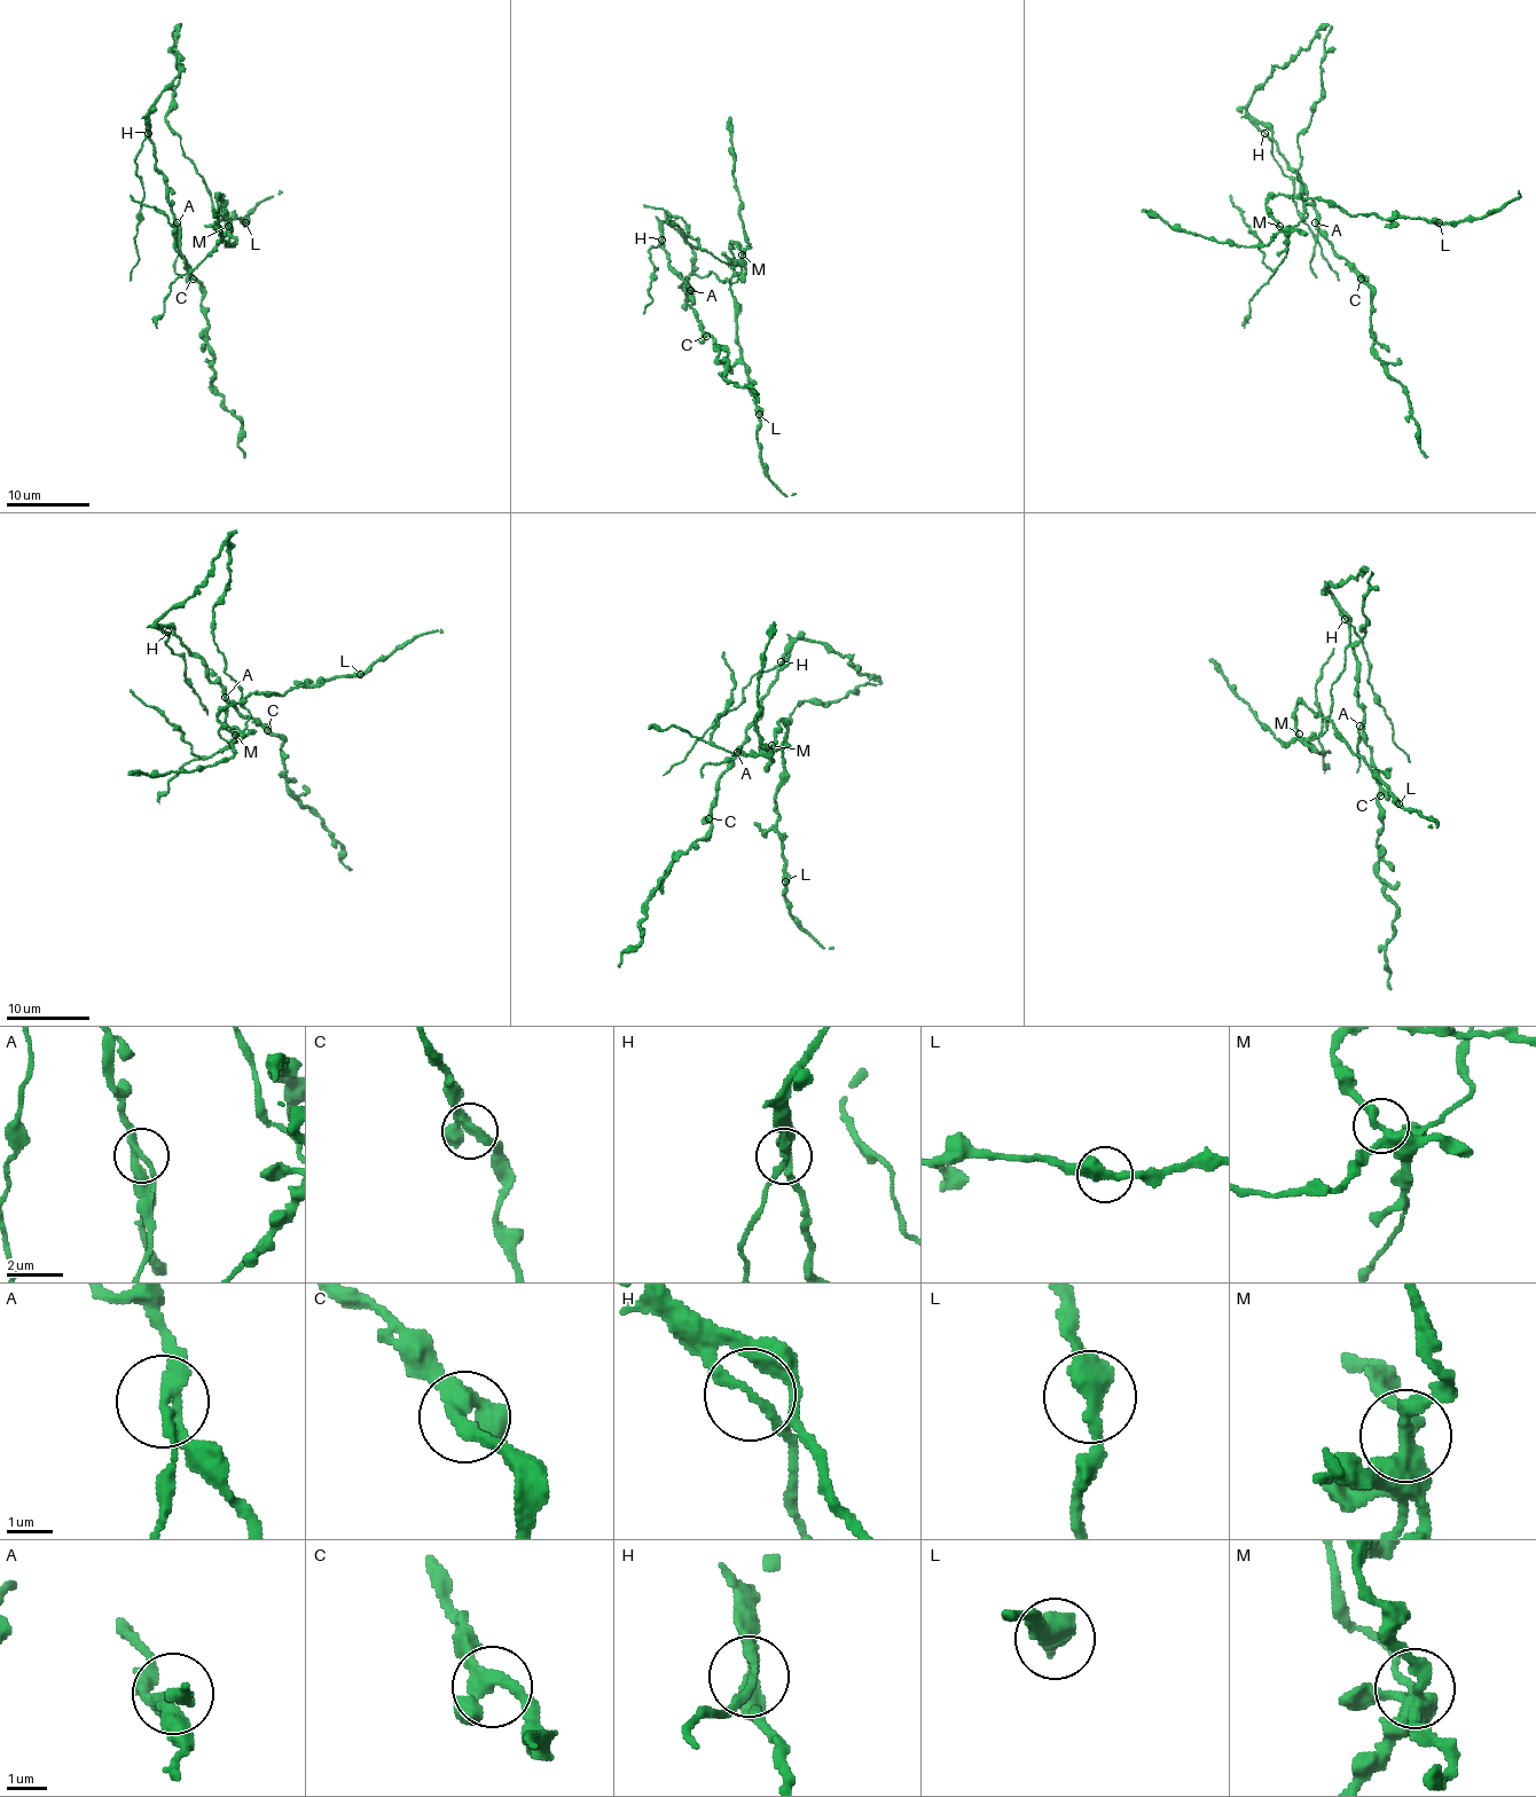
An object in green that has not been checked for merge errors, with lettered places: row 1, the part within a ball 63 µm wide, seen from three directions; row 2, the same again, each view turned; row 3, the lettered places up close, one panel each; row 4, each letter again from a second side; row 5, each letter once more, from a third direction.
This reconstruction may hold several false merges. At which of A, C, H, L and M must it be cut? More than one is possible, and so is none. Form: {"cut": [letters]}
{"cut": ["A", "H", "M"]}

